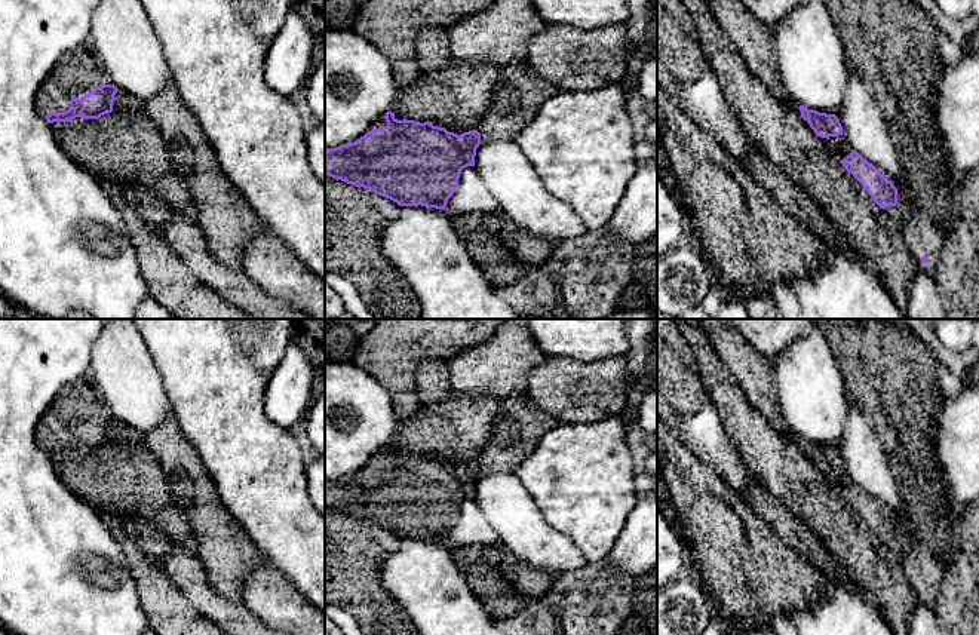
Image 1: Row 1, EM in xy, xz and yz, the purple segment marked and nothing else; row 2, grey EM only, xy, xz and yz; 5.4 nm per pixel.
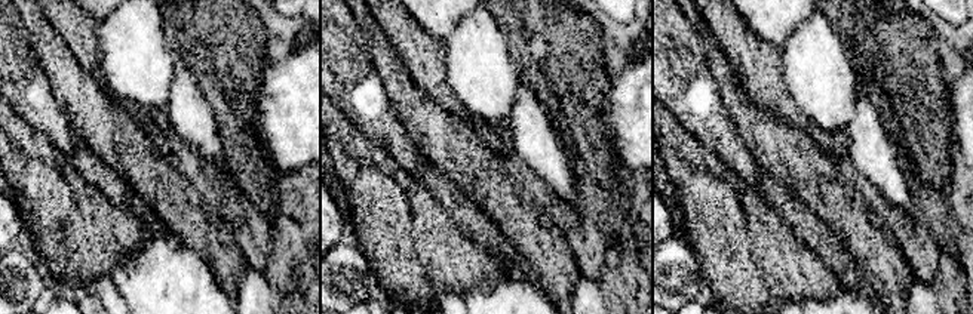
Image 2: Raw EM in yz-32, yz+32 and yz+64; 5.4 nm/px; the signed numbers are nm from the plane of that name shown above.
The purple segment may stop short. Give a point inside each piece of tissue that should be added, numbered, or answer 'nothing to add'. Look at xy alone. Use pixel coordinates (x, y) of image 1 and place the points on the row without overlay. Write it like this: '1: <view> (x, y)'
1: xy (77, 404)

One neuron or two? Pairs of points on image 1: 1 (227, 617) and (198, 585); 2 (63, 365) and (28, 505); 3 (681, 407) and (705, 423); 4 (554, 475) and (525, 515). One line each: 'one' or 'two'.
1: one
2: one
3: one
4: two

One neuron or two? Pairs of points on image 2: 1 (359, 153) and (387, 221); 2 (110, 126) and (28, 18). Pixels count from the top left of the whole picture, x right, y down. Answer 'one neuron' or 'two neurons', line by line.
1: one neuron
2: one neuron

